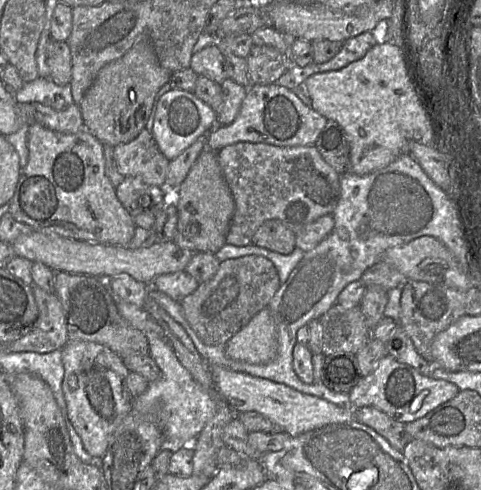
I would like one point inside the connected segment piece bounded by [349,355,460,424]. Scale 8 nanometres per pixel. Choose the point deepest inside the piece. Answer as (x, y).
(400, 391)

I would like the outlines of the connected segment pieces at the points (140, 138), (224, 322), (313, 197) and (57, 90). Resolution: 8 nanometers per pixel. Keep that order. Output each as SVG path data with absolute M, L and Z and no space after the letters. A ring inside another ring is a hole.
M147 127L134 140L116 145L113 150L122 175L137 177L152 186L165 185L170 160L159 150Z
M259 255L224 260L217 273L181 300L184 317L199 339L209 346L224 346L253 316L267 307L281 283L275 265Z
M238 142L225 146L217 151L218 161L224 174L225 180L232 192L235 201L235 212L230 223L230 228L226 236L226 242L230 245L247 246L252 244L252 238L256 230L267 220L279 220L292 232L297 234L306 225L317 220L318 218L332 214L337 207L341 197L341 175L330 166L322 157L314 145L280 147L266 143Z
M37 77L14 92L18 103L40 103L55 110L63 110L74 103L70 83L58 85L50 77ZM55 98L59 103L55 103Z

